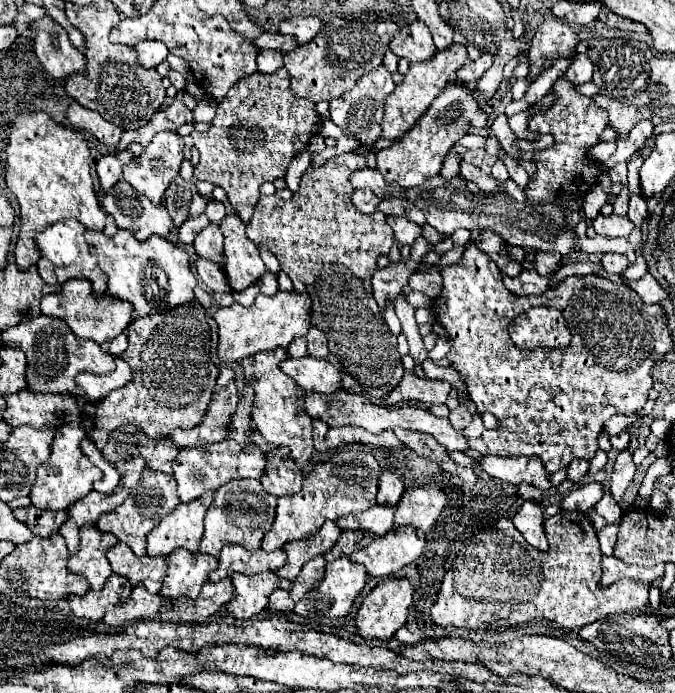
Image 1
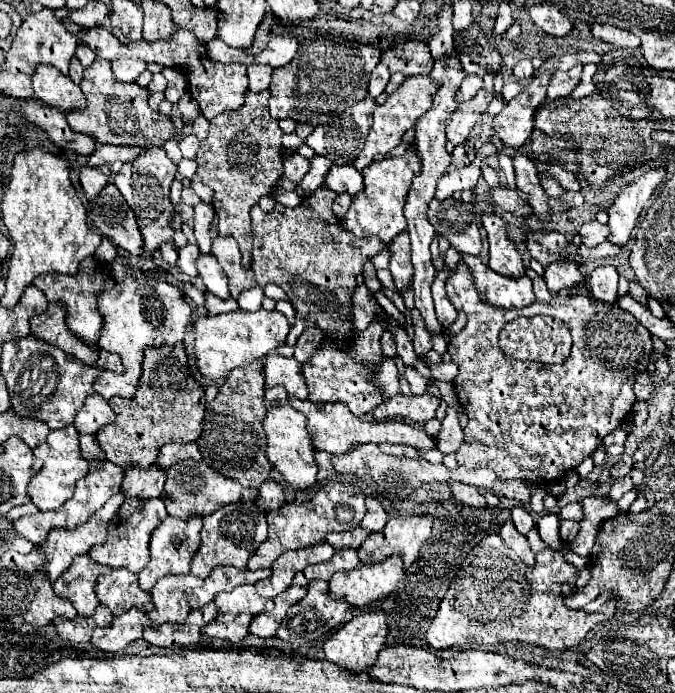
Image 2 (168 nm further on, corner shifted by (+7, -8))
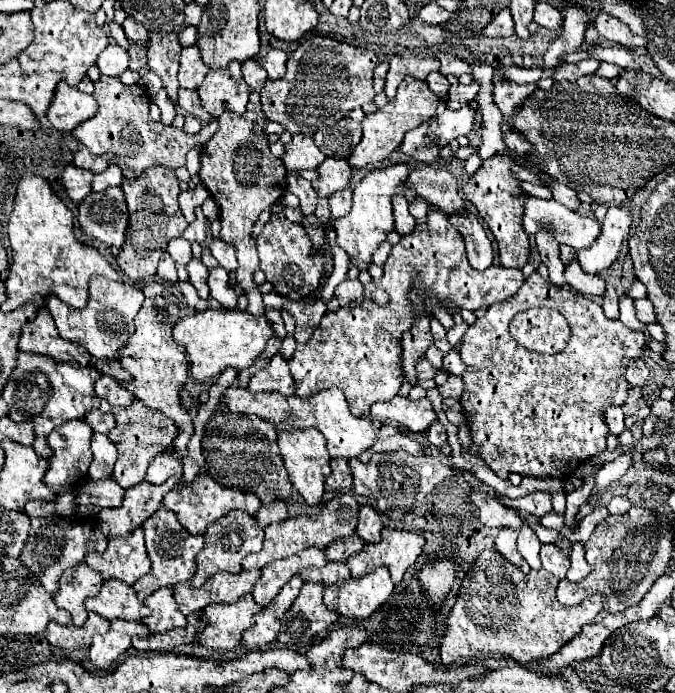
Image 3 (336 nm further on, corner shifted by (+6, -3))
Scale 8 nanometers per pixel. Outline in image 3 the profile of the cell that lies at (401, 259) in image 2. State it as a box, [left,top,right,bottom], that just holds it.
[402,316,432,386]

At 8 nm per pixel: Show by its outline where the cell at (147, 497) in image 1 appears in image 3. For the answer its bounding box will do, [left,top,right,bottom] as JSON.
[84,528,150,586]

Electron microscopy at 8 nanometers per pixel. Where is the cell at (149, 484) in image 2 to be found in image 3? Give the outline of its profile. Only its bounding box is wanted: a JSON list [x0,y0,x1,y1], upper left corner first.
[98,476,181,540]

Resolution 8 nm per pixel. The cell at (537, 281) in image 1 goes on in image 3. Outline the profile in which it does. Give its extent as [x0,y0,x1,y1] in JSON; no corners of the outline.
[288,208,524,418]

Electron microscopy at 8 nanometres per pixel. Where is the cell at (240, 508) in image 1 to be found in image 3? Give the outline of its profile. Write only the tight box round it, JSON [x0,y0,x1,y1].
[190,510,264,588]

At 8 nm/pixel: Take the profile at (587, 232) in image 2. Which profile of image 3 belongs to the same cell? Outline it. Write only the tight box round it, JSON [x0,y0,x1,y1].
[524,196,600,250]

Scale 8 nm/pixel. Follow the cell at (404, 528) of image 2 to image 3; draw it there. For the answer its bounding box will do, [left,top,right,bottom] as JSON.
[348,530,424,586]

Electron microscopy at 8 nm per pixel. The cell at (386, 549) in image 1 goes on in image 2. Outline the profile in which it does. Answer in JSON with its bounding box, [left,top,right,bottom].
[329,555,405,605]

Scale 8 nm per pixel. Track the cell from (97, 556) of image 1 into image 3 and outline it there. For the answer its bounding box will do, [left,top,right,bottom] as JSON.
[54,562,102,626]

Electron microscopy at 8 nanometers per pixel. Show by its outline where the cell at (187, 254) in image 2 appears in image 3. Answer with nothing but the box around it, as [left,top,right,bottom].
[186,258,210,300]

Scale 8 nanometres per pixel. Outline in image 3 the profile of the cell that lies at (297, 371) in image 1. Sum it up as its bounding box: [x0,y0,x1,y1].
[246,354,294,396]

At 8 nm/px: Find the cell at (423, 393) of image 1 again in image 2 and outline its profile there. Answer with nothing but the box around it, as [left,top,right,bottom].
[375,393,441,423]

